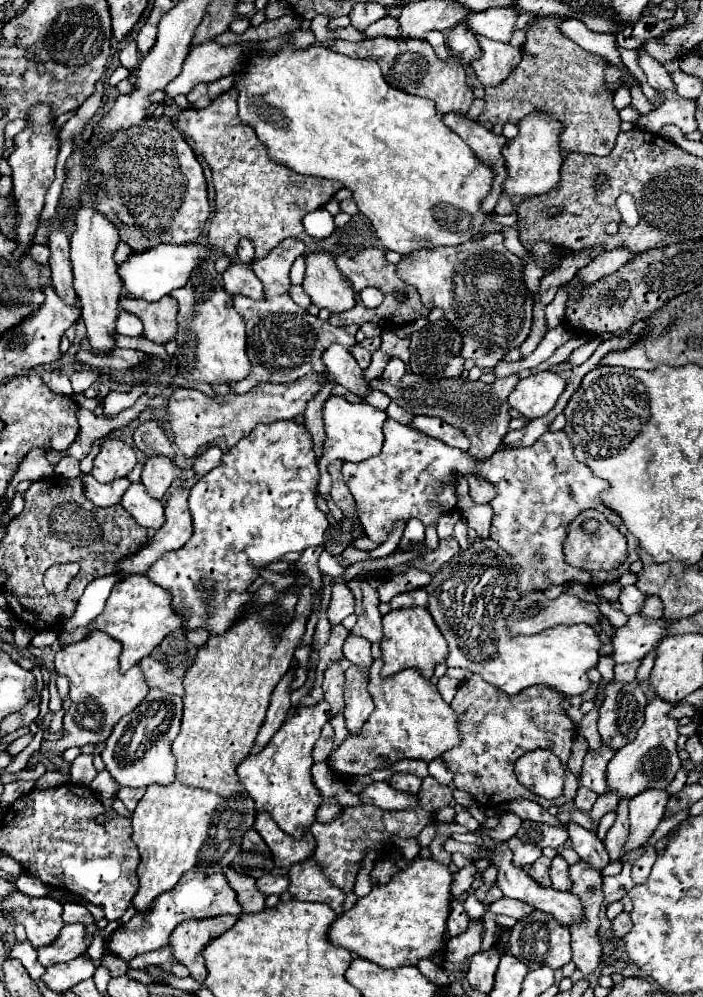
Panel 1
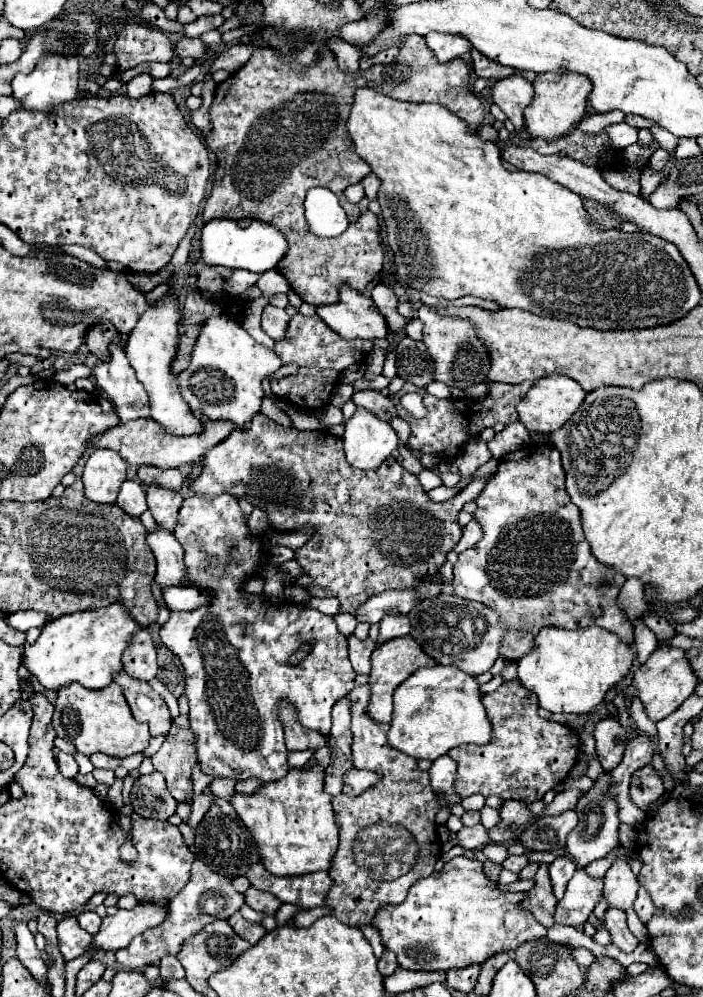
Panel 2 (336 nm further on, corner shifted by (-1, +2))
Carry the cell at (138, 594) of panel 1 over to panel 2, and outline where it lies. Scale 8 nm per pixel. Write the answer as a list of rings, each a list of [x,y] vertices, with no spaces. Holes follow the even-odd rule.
[[[117,603],[101,609],[61,615],[41,629],[41,635],[33,645],[25,645],[21,663],[47,689],[61,689],[71,681],[77,681],[87,689],[101,689],[123,669],[121,657],[131,645],[133,635],[141,629],[143,627],[139,627],[137,621],[131,621],[129,611]]]

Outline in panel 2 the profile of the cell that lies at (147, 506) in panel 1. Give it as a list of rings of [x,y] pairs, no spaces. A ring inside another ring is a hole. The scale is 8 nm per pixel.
[[[161,525],[155,527],[155,531],[149,531],[147,543],[155,555],[157,561],[157,575],[155,581],[159,587],[167,585],[185,585],[185,563],[183,563],[183,547],[179,541],[169,533],[167,529],[161,529]]]

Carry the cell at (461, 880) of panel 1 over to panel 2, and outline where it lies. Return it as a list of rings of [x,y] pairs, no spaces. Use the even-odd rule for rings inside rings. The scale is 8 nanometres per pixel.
[[[489,843],[489,845],[485,845],[485,847],[481,849],[481,853],[483,853],[489,861],[493,861],[493,863],[497,863],[497,865],[501,865],[501,863],[507,859],[507,847],[505,847],[505,845],[499,845],[499,843]]]

